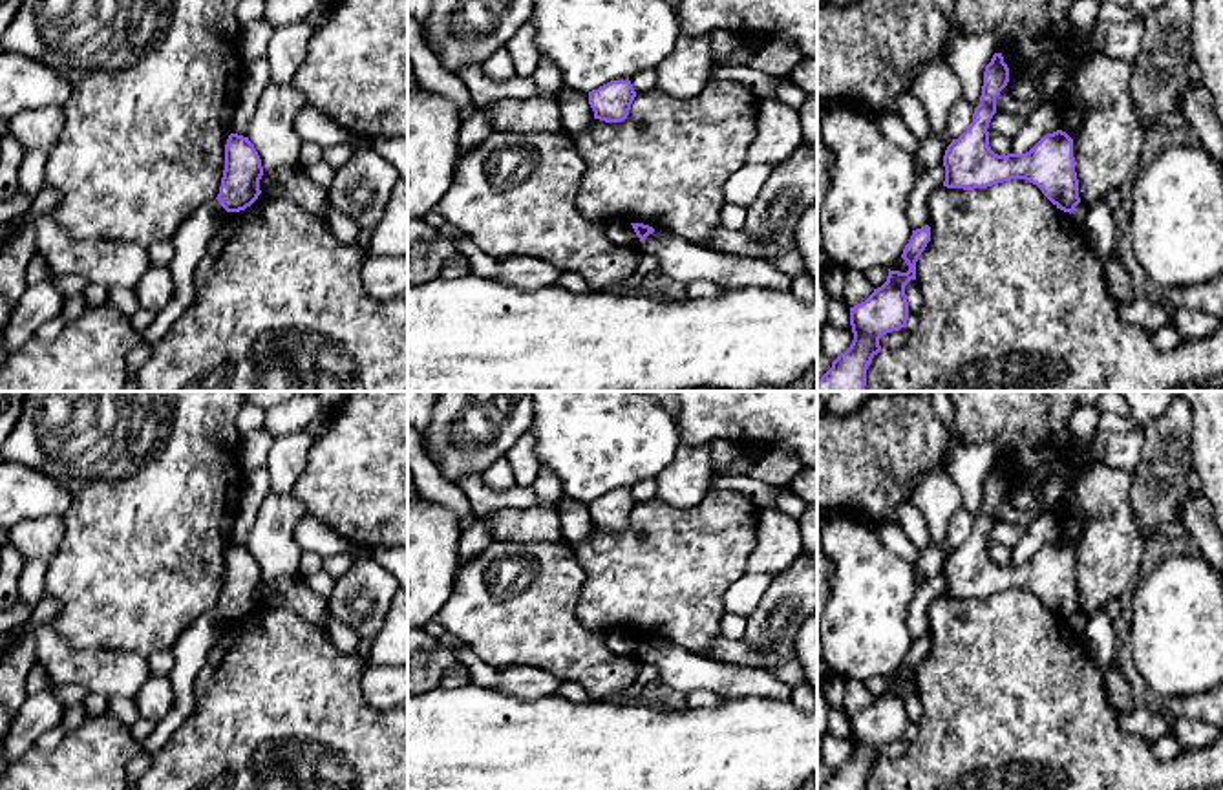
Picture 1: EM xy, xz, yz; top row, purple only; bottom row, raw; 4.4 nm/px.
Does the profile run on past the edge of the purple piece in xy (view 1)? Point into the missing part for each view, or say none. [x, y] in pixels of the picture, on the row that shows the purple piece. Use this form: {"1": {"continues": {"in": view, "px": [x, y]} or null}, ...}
{"1": {"continues": null}}

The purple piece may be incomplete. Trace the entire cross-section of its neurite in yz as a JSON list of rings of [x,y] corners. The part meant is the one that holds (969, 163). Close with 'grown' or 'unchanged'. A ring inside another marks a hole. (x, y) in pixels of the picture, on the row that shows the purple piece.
[[[994,53],[984,71],[980,104],[969,128],[947,146],[943,155],[947,188],[987,188],[1011,179],[1026,179],[1060,210],[1073,212],[1080,203],[1075,172],[1073,139],[1057,130],[1044,135],[1026,154],[998,155],[989,146],[989,123],[996,97],[1009,82],[1002,53]]]; unchanged

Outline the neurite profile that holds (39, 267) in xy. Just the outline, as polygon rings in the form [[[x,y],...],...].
[[[37,251],[35,258],[29,262],[27,269],[26,269],[26,283],[29,285],[37,285],[38,282],[42,282],[48,274],[49,274],[49,262],[48,258]]]

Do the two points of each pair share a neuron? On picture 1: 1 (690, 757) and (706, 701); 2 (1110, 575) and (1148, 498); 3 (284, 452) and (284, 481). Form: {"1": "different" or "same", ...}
{"1": "different", "2": "different", "3": "same"}

